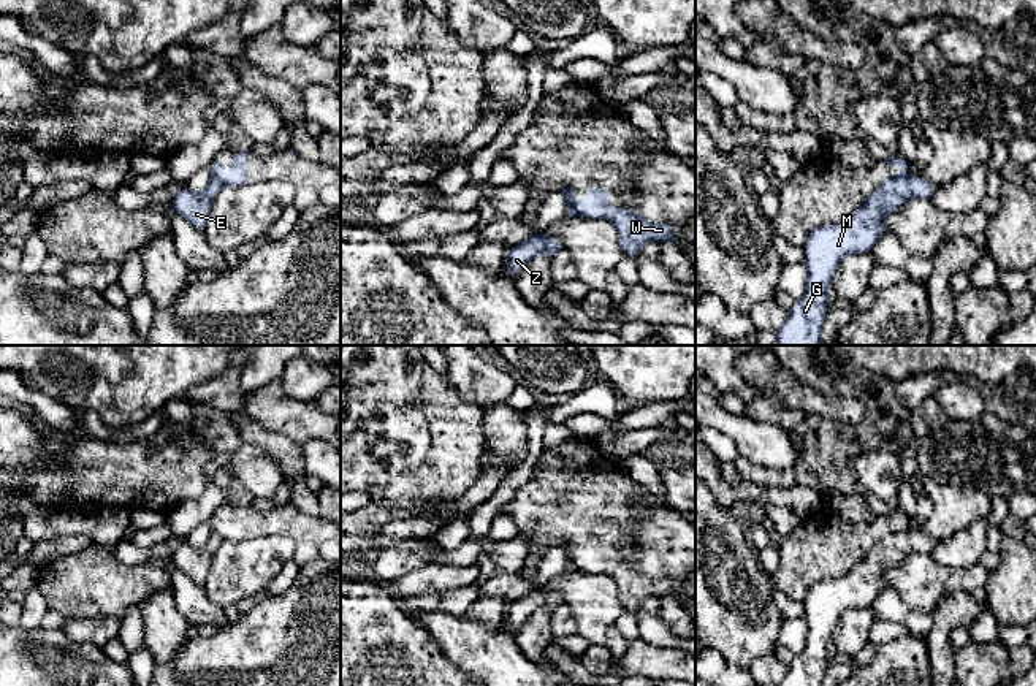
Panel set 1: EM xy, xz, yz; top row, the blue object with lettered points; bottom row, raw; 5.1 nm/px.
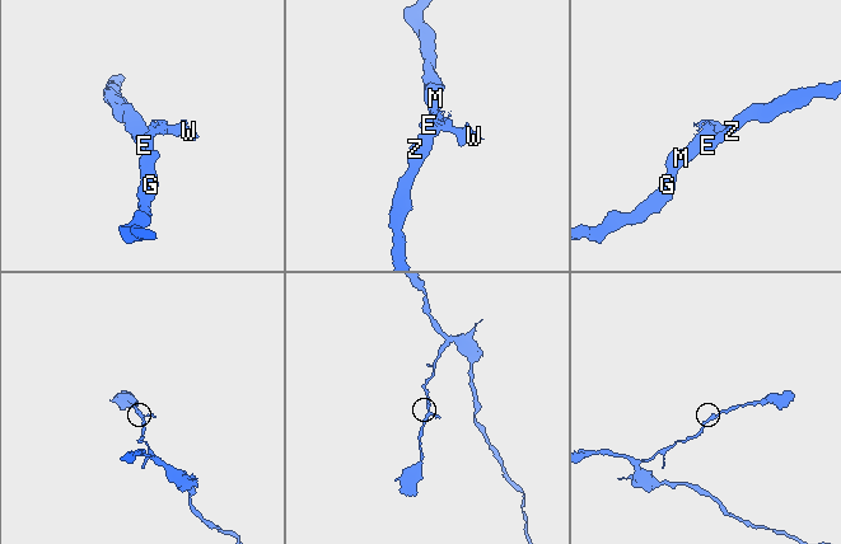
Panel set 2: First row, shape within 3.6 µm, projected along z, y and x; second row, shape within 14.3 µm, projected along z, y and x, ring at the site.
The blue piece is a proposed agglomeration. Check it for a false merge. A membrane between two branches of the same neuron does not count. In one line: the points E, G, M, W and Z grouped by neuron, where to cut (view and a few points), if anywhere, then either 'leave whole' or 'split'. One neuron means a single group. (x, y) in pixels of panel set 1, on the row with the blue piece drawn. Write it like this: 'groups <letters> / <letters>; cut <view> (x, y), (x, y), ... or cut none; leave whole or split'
groups E G M Z / W; cut xz (567, 186), (571, 206), (578, 214); split

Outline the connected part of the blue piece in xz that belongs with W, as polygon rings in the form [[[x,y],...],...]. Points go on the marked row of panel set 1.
[[[569,185],[572,196],[572,208],[578,215],[592,220],[608,220],[618,230],[619,246],[626,257],[637,257],[642,247],[649,242],[680,241],[675,238],[672,222],[653,225],[638,215],[637,209],[627,211],[626,208],[615,208],[605,200],[610,196],[610,190],[599,189],[597,185],[588,187],[588,200],[580,201]]]

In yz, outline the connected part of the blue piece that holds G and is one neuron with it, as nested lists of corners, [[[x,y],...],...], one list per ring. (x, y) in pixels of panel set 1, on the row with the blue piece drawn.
[[[916,177],[886,179],[847,220],[814,228],[805,247],[808,279],[805,295],[787,312],[775,345],[821,345],[827,318],[827,288],[840,261],[852,253],[870,252],[884,236],[886,217],[906,200],[931,200],[938,187]]]

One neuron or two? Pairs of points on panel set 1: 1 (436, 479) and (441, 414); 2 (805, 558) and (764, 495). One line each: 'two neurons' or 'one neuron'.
1: one neuron
2: two neurons

